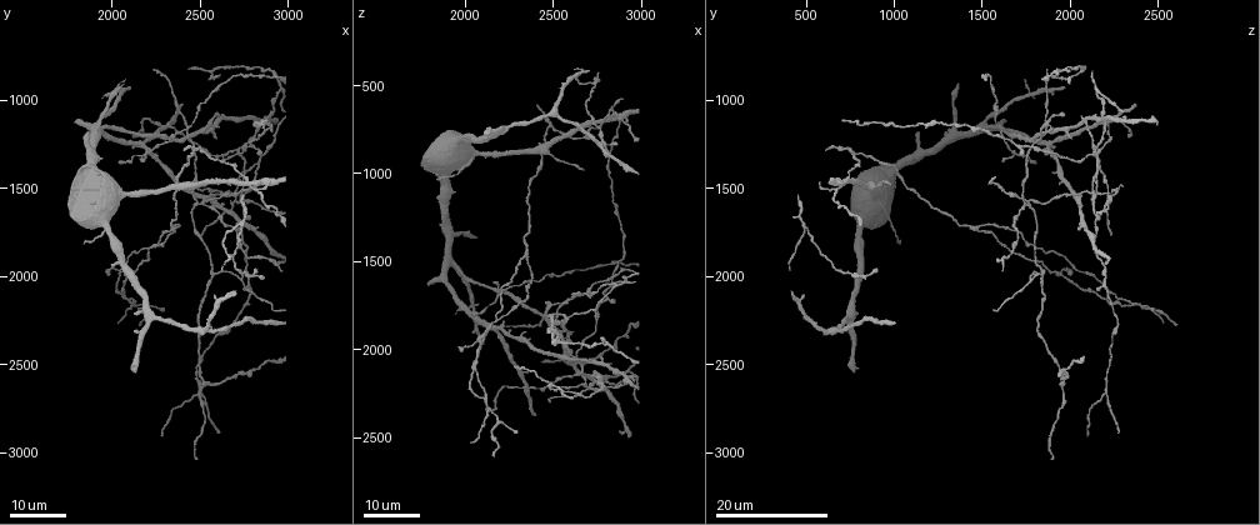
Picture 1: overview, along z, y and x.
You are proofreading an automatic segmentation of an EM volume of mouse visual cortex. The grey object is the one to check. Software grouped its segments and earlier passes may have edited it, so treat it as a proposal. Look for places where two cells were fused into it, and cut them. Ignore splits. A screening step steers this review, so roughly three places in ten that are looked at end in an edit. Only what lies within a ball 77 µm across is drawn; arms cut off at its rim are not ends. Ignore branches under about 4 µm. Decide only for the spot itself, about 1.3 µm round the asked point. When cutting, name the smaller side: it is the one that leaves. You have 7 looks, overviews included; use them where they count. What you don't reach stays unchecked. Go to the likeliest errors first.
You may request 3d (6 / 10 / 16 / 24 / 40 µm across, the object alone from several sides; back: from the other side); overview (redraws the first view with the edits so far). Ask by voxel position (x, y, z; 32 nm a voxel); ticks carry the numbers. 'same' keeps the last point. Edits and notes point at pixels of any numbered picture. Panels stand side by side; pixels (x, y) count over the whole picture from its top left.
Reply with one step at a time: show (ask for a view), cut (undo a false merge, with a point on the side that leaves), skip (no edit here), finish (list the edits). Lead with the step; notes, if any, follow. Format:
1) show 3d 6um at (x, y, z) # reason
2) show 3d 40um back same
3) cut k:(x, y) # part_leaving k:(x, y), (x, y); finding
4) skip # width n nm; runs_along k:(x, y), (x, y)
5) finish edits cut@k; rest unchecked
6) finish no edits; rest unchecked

show 3d 16um at (2140, 2160, 2340) # looks like a crossing

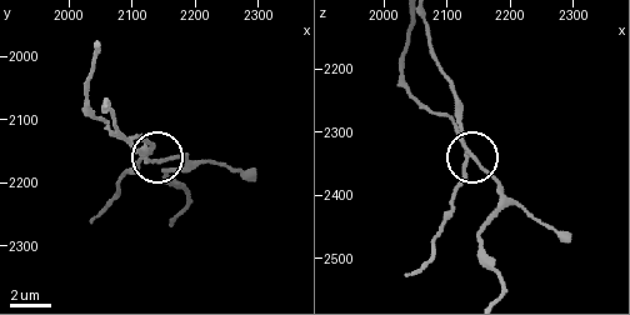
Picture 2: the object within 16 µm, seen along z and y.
show 3d 10um at (2140, 2165, 2340)

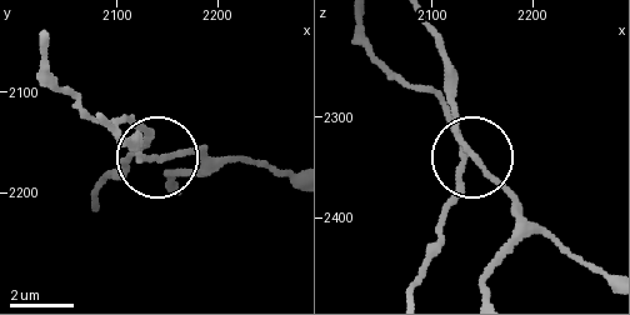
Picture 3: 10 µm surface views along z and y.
show 3d 10um back at (2140, 2164, 2336)

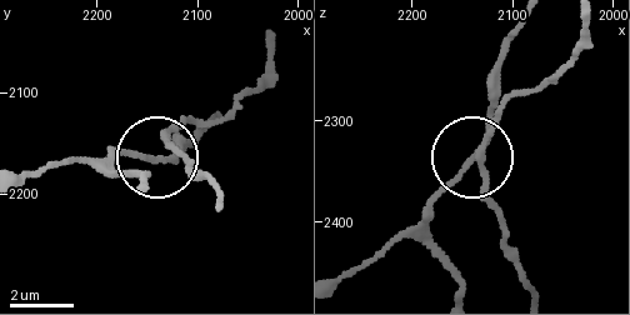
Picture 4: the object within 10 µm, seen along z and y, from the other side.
skip # arms 4; runs_along 4:(214, 114), (171, 158), (160, 158), (171, 149), (193, 158); all the same cell

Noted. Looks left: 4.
show 3d 16um at (2460, 1220, 1820) # four or more arms meet

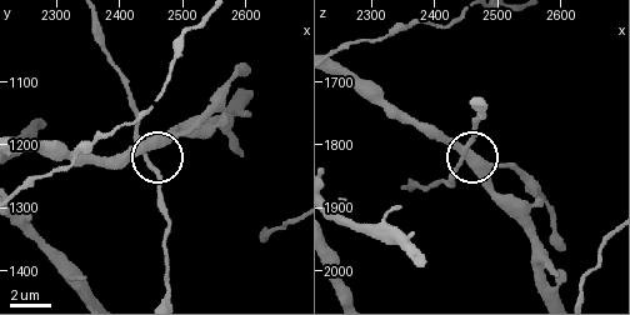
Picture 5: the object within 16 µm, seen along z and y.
show 3d 10um same

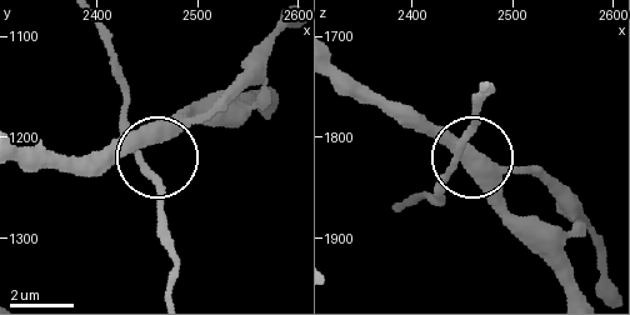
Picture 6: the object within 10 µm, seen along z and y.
show 3d 10um back same

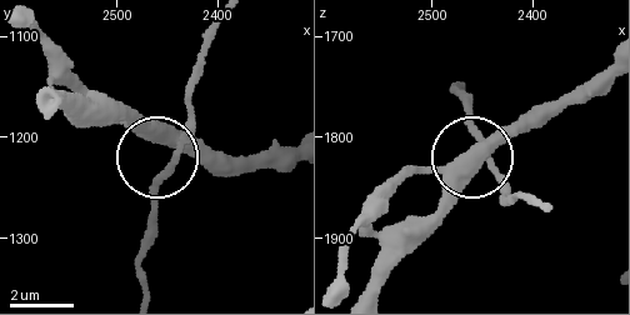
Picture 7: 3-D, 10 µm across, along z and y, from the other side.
skip # arms 4; all the same cell

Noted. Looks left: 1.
finish no edits; rest unchecked

